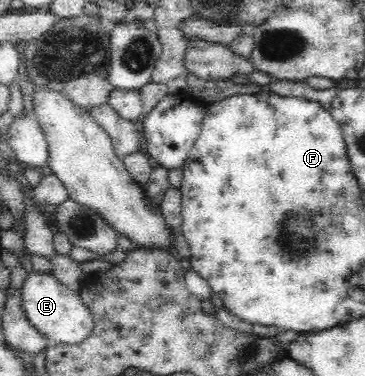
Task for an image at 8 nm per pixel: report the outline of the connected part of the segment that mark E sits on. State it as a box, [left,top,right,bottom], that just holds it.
[19,272,94,344]

